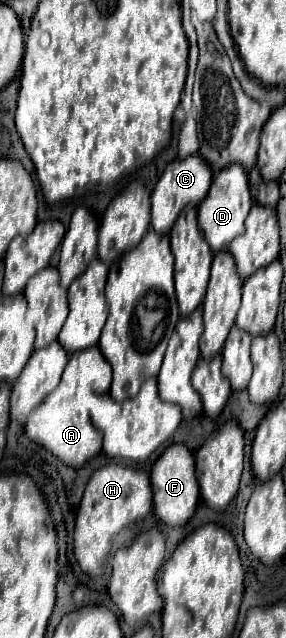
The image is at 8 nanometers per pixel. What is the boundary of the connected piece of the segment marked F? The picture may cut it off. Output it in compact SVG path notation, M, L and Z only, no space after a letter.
M184 445L168 447L154 463L150 473L150 485L154 493L154 513L166 525L184 525L198 505L198 481L194 471L194 455Z

